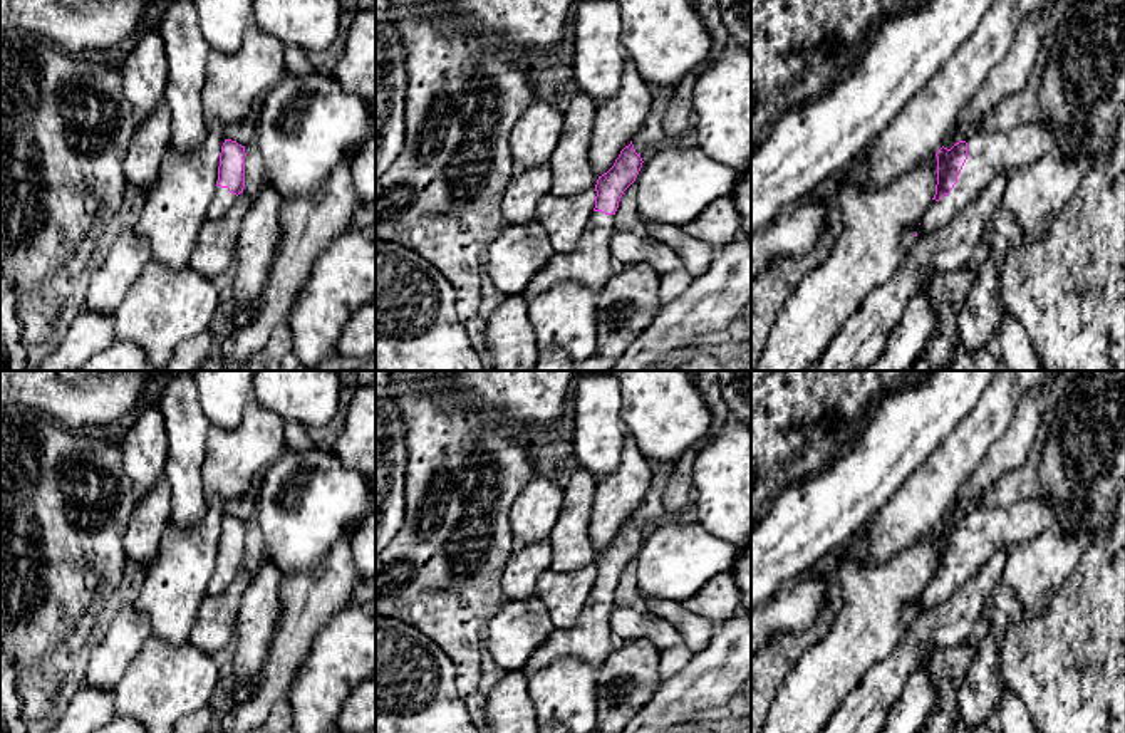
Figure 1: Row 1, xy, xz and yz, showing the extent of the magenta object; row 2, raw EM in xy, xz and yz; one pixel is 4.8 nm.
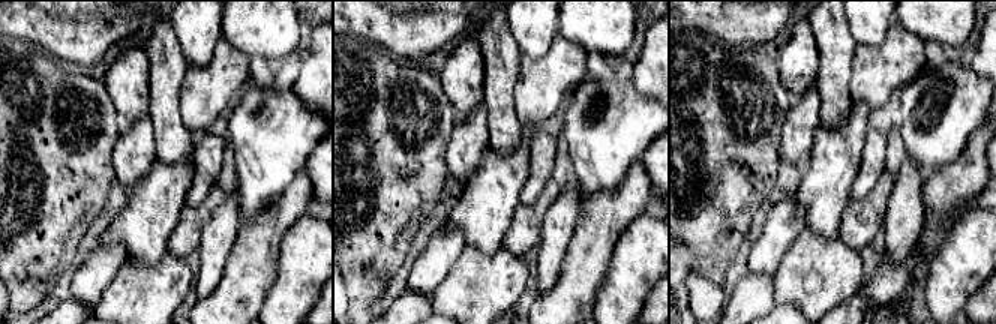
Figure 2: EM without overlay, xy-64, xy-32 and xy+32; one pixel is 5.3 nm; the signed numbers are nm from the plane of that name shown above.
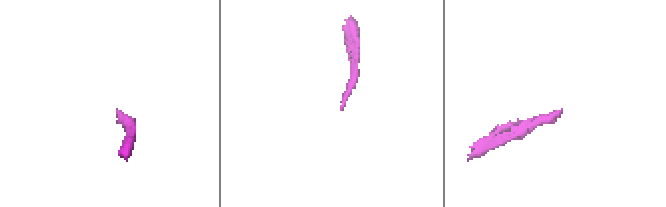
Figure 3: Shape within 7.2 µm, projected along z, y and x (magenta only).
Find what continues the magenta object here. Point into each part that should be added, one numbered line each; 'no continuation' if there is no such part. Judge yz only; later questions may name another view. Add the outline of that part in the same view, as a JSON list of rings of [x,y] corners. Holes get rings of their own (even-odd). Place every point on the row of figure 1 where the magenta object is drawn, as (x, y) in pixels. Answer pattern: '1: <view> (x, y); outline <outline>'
1: yz (991, 153); outline [[[1029,121],[1009,131],[986,131],[966,139],[967,159],[949,195],[932,200],[917,235],[929,233],[961,213],[998,174],[1028,168],[1053,148],[1051,129]]]

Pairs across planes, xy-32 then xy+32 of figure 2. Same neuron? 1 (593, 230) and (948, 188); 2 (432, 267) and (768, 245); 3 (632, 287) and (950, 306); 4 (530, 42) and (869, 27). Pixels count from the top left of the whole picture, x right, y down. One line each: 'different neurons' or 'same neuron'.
1: same neuron
2: same neuron
3: same neuron
4: same neuron

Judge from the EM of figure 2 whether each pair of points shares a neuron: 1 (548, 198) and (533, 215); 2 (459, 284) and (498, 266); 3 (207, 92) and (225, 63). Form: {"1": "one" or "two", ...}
{"1": "one", "2": "one", "3": "one"}

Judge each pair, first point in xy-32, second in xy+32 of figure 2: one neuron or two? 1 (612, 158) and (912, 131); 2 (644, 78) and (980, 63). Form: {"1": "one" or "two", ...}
{"1": "one", "2": "one"}

